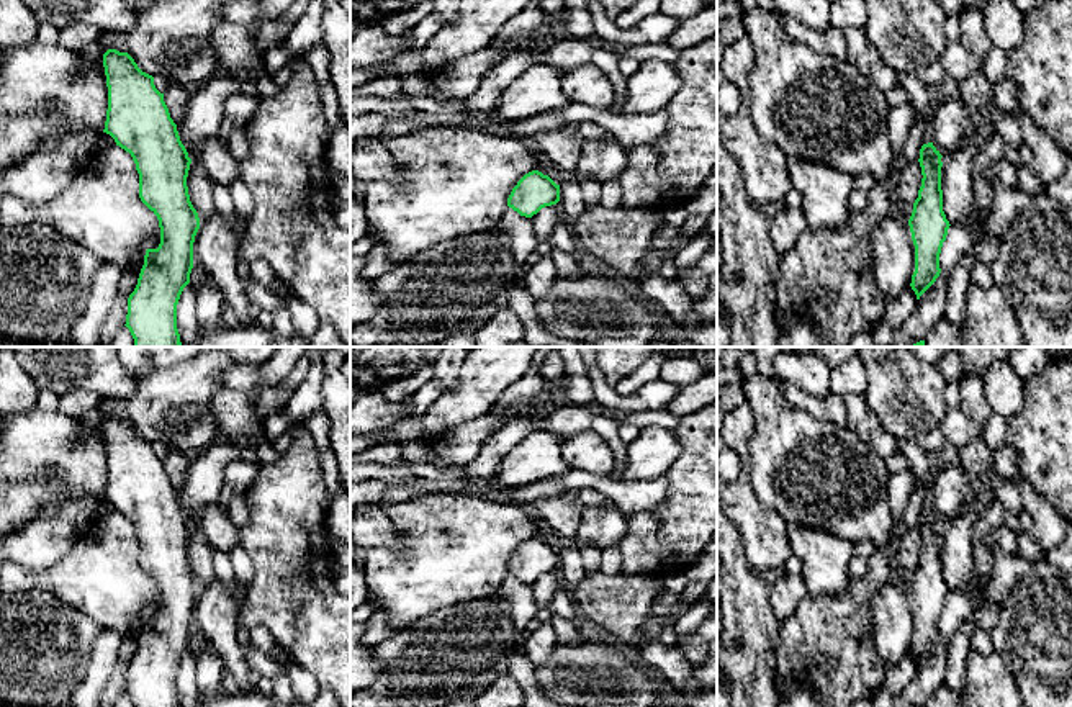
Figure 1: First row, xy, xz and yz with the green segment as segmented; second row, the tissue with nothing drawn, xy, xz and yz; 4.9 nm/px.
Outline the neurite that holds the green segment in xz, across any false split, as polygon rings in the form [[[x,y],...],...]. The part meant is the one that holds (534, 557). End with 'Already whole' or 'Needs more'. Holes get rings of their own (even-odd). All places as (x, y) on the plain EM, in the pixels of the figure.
[[[538,537],[525,540],[512,555],[507,573],[520,583],[532,584],[542,574],[560,568],[560,552]]]. Already whole

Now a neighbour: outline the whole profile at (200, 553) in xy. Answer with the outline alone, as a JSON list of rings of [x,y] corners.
[[[196,525],[190,530],[187,553],[190,568],[196,576],[200,588],[209,586],[216,579],[213,568],[213,548]]]

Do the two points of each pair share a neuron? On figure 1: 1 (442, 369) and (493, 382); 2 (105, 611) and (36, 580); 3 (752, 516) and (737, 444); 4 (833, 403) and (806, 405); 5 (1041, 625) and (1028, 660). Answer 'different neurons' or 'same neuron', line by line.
1: different neurons
2: same neuron
3: same neuron
4: same neuron
5: same neuron

